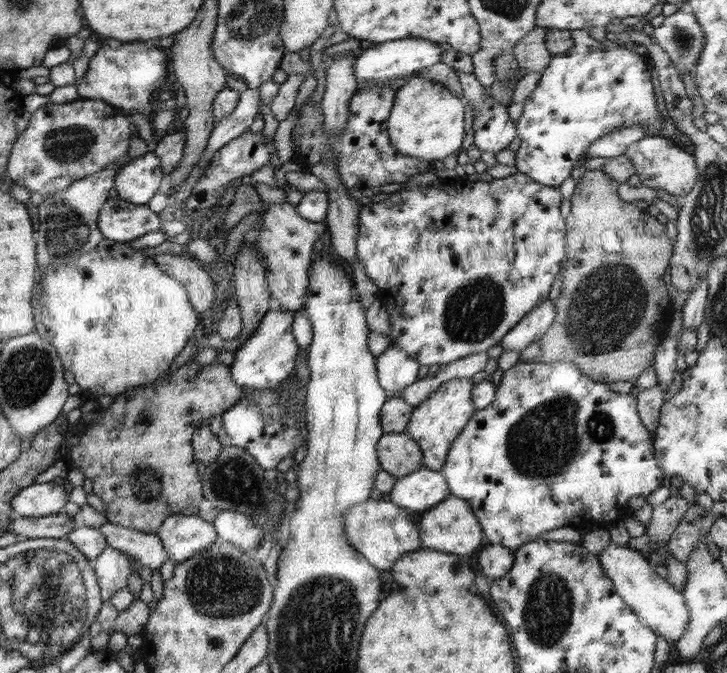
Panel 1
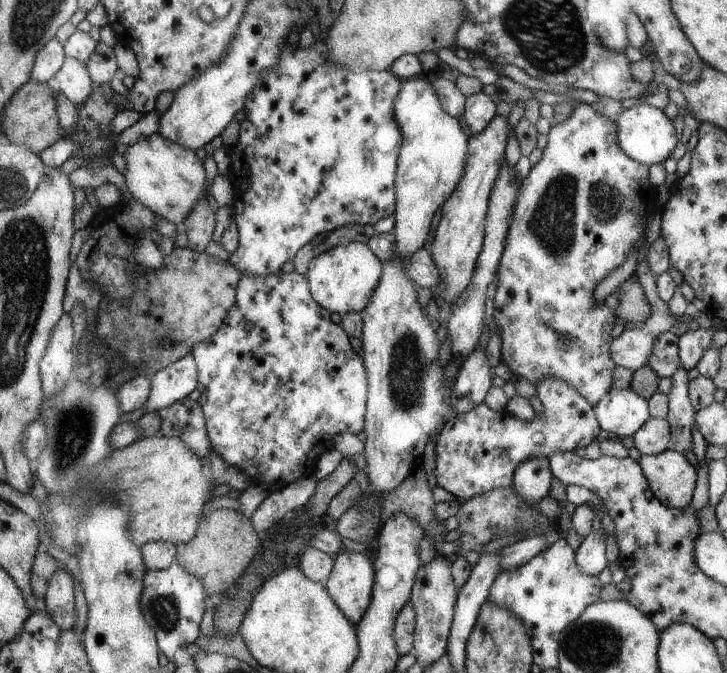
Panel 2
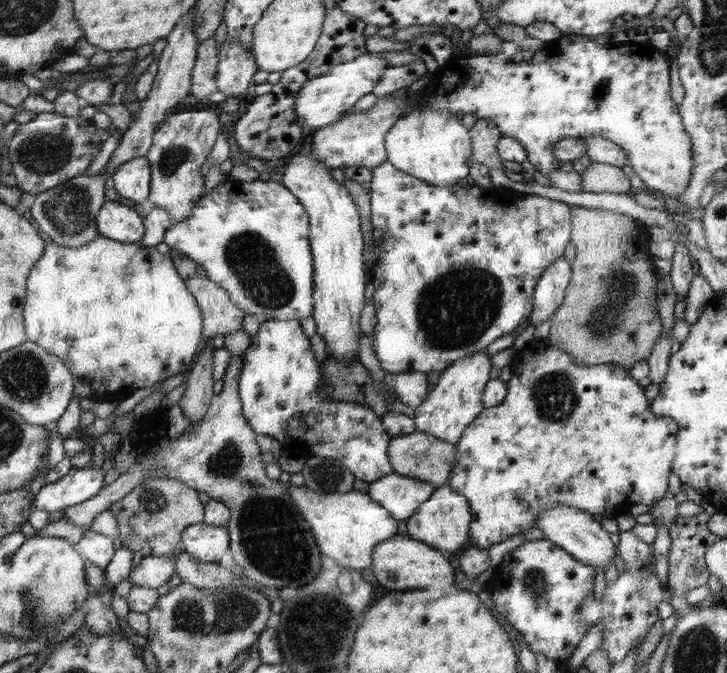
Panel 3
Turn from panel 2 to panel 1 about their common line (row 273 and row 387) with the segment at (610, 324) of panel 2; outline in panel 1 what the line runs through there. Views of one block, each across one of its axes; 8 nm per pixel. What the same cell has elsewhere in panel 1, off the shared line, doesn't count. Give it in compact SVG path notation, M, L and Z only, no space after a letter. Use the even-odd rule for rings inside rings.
M540 359L526 363L518 361L503 372L494 400L482 410L477 409L475 416L464 428L464 434L459 435L460 438L456 437L456 446L451 446L452 454L448 454L447 462L442 469L442 474L447 477L448 486L451 488L451 495L471 503L476 518L483 523L484 537L488 540L488 544L501 544L512 551L540 539L542 532L556 528L570 526L593 530L604 522L622 521L628 514L630 498L633 496L646 498L648 494L652 494L667 482L659 465L659 459L654 454L652 432L644 426L642 416L639 414L638 398L612 391L608 383L592 379L571 362L543 363Z

